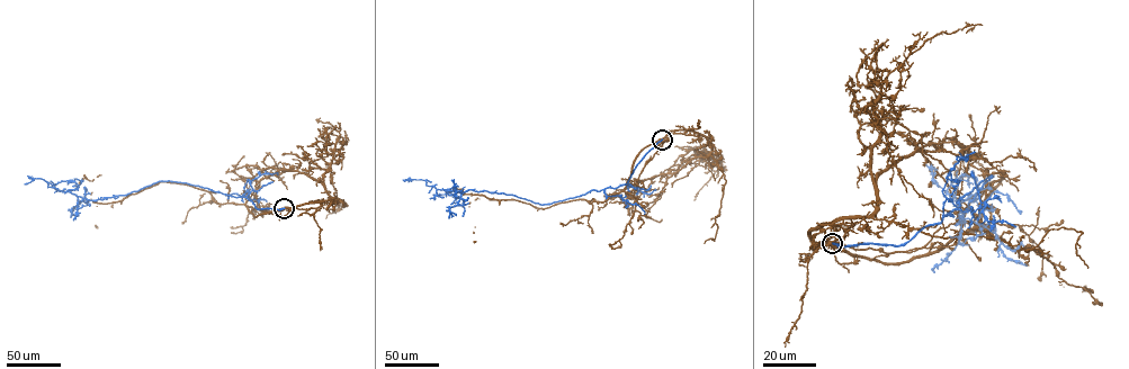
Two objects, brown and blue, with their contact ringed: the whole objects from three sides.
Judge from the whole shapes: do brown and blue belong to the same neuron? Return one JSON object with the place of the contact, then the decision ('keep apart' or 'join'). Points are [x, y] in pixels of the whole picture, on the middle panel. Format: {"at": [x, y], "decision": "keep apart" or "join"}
{"at": [662, 140], "decision": "keep apart"}

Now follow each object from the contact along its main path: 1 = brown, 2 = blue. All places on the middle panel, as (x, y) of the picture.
1: (662, 140), (641, 151), (627, 186), (603, 201), (576, 199), (538, 208), (513, 199), (471, 195), (475, 241)
2: (662, 140), (626, 183), (549, 204), (504, 194), (445, 190), (427, 185), (424, 180), (402, 180)

